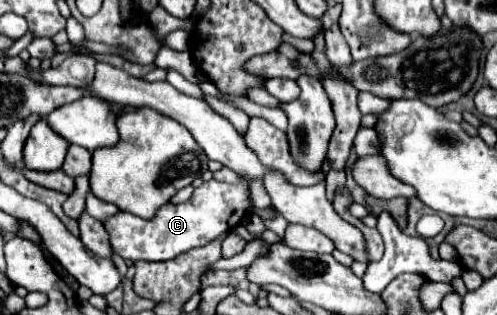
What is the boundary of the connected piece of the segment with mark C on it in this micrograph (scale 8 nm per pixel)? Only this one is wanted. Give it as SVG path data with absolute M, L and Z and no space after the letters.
M239 176L237 184L225 184L217 180L203 182L199 188L193 190L187 202L161 206L161 210L157 210L153 220L143 220L129 212L117 212L113 218L107 218L103 226L109 232L113 250L123 260L157 262L157 260L171 260L191 248L205 246L207 242L235 228L245 214L255 214L261 220L271 220L275 216L275 208L269 206L265 210L257 210L249 200L249 180L245 176Z

